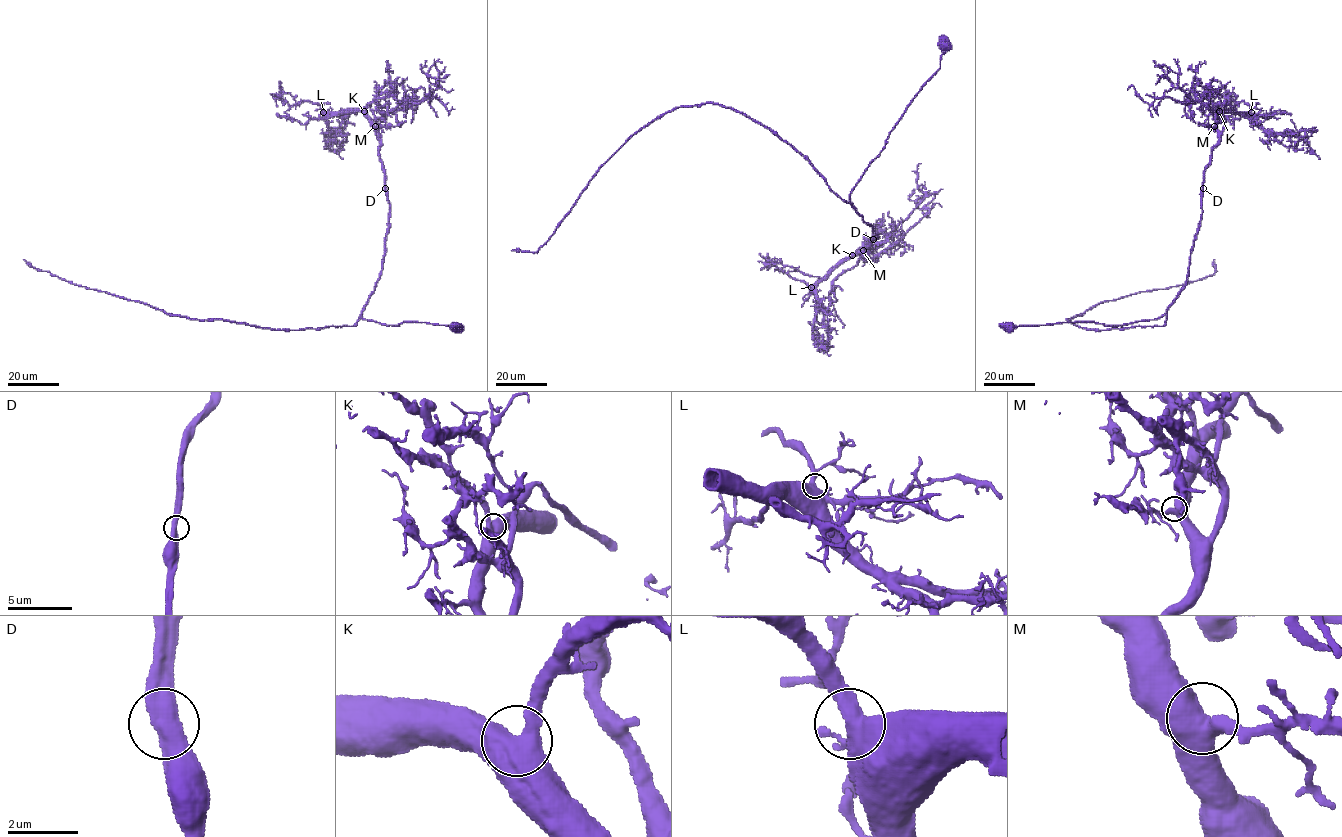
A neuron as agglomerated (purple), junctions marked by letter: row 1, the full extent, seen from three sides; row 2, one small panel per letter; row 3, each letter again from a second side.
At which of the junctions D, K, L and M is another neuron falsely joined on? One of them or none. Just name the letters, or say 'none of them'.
none of them

